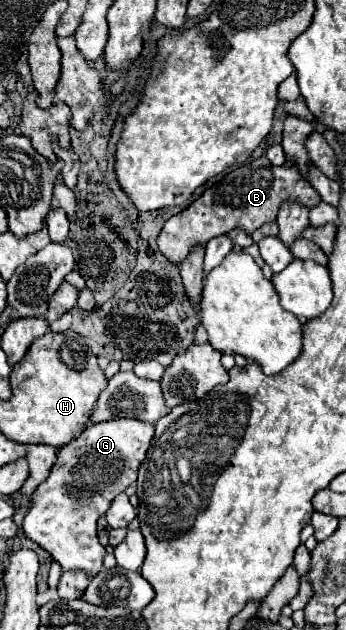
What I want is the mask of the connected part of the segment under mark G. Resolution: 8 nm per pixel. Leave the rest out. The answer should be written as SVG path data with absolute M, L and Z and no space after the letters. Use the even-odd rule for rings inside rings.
M116 418L90 424L78 440L58 450L50 476L40 482L30 496L32 506L24 516L24 534L44 548L62 570L84 570L94 576L102 568L104 546L96 536L96 522L108 512L112 500L122 494L138 478L138 468L146 458L154 436L154 424Z

